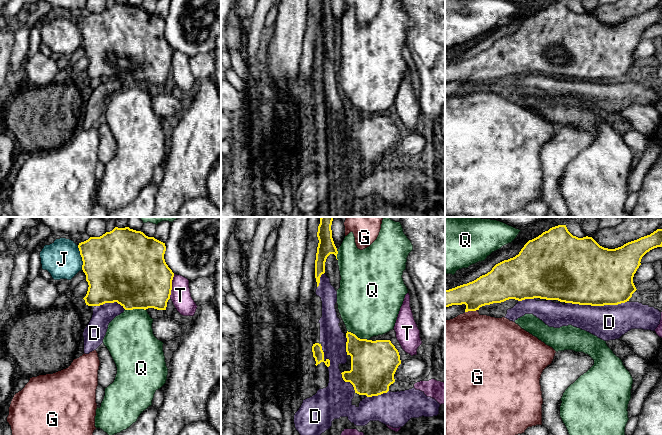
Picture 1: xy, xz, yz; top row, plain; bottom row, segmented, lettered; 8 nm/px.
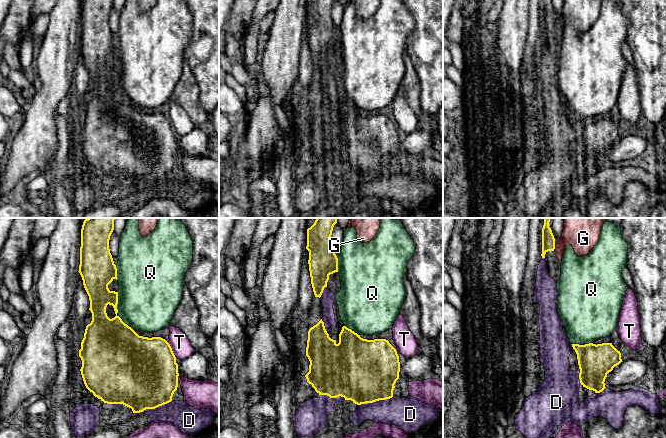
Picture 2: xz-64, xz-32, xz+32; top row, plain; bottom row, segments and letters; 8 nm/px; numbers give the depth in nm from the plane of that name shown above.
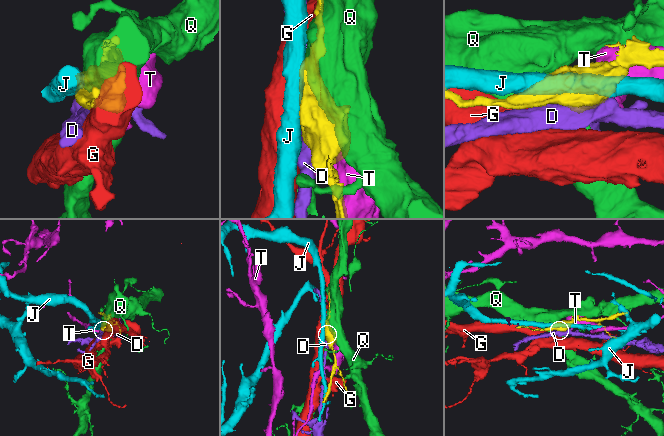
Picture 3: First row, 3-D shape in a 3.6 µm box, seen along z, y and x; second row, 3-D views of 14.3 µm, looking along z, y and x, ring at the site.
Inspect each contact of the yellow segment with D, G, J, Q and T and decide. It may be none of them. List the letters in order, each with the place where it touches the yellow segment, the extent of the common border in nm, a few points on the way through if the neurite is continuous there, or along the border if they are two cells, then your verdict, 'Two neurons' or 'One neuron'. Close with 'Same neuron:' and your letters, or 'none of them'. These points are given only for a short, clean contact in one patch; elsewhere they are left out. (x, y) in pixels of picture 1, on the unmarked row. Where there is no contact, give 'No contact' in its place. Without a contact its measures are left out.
D: Touches yellow at yz (596, 81). Shared border 480 nm. Two neurons
G: Touches yellow at yz (471, 86). Shared border 110 nm. Two neurons
J: Touches yellow at xy (81, 32). Shared border 200 nm. Two neurons
Q: Touches yellow at xz (357, 113). Shared border 190 nm. Two neurons
T: Touches yellow at xy (171, 62). Shared border 200 nm. Two neurons
Same neuron: none of them

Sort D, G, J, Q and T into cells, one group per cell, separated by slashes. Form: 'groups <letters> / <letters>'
groups D / G / J / Q / T

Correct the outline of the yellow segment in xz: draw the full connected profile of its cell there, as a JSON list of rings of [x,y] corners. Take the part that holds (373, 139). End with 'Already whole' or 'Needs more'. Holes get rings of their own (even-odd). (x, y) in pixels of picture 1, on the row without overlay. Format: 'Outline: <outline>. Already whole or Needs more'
Outline: [[[346,109],[346,128],[351,132],[351,146],[342,148],[345,158],[350,158],[359,171],[367,173],[378,172],[389,167],[389,162],[395,158],[394,150],[401,140],[400,131],[390,116],[360,115],[355,110]]]. Already whole

